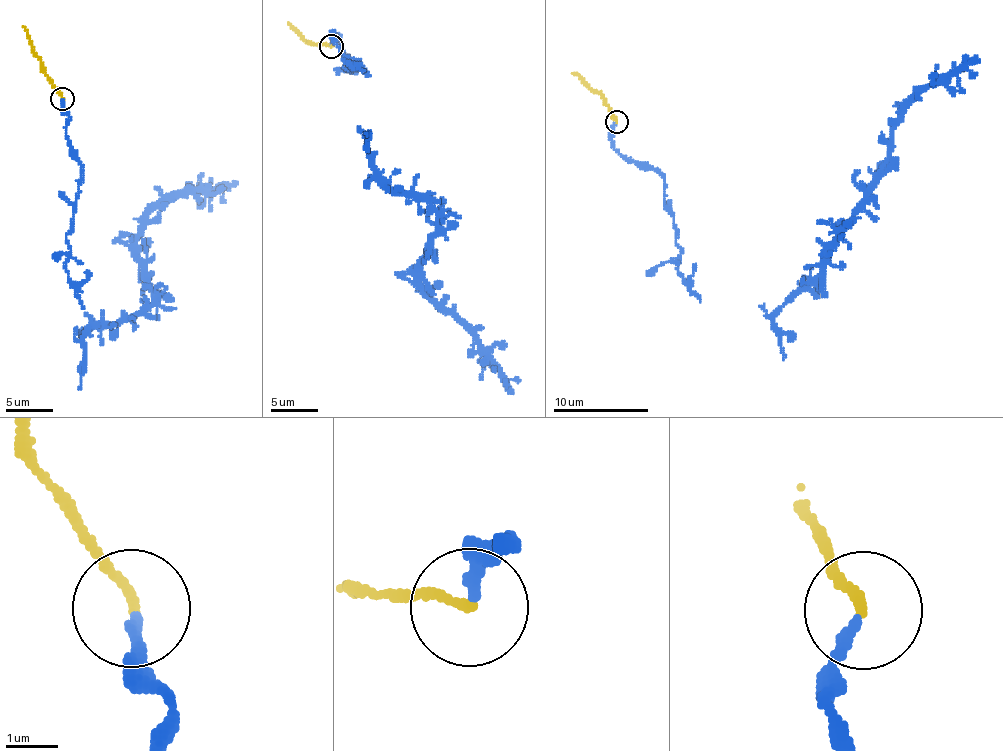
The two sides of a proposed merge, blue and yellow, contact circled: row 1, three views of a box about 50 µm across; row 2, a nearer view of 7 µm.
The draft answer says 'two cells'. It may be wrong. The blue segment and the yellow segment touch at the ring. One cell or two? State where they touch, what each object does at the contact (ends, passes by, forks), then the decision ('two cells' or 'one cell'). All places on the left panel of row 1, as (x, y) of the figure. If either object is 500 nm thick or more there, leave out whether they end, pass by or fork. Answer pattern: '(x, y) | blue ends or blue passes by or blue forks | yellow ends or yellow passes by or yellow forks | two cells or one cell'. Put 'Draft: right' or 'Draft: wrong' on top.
Draft: wrong
(62, 98) | blue ends | yellow ends | one cell

